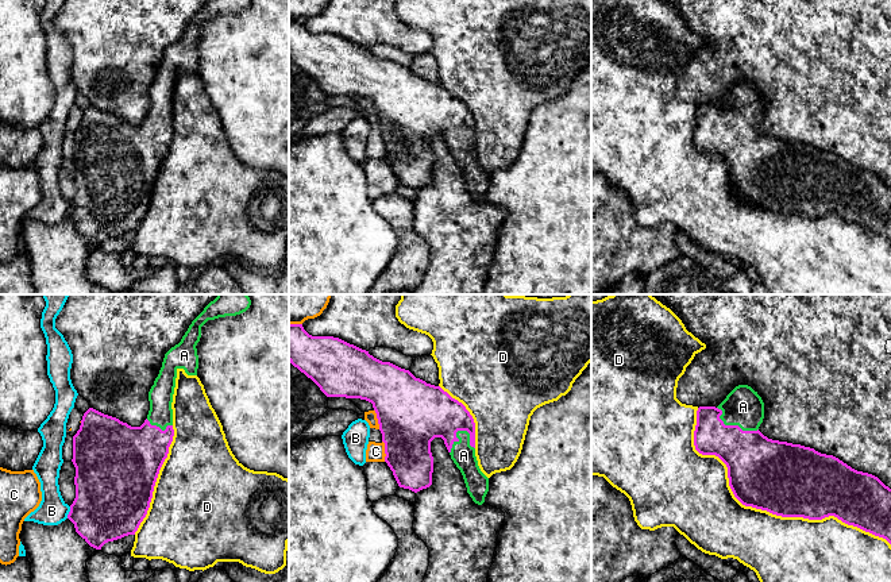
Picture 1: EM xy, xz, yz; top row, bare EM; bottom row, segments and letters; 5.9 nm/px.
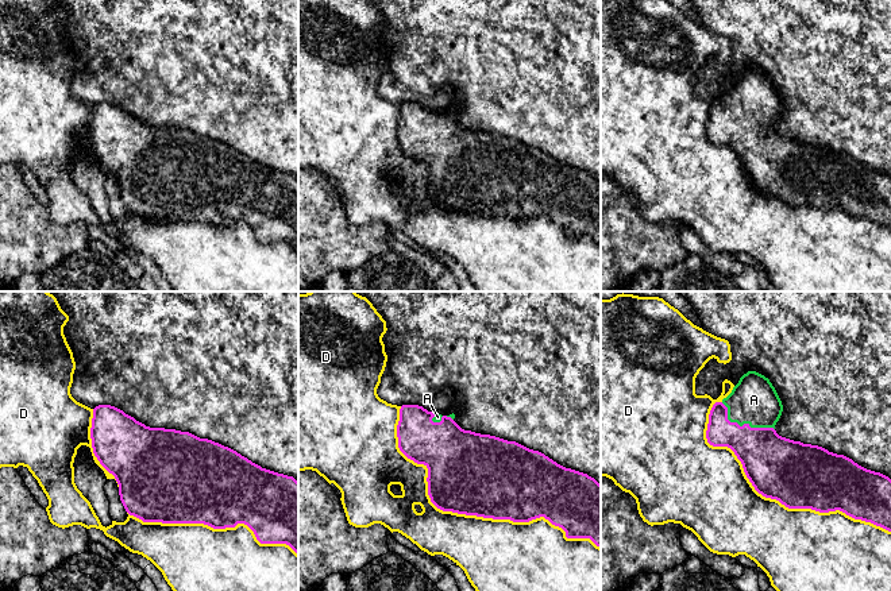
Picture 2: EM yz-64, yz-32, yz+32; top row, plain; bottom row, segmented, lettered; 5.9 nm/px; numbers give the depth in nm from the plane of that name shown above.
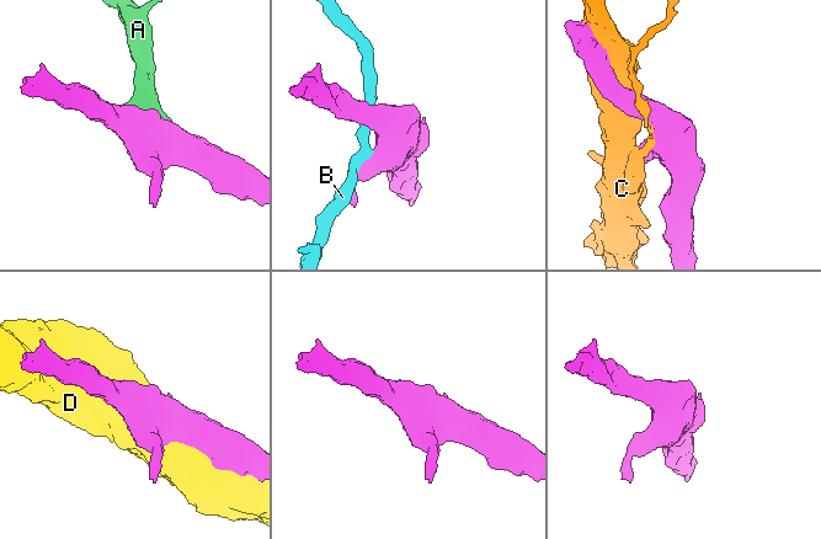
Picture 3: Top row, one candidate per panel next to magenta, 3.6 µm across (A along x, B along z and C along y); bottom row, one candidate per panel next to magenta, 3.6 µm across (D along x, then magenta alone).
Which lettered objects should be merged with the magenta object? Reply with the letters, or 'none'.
A

